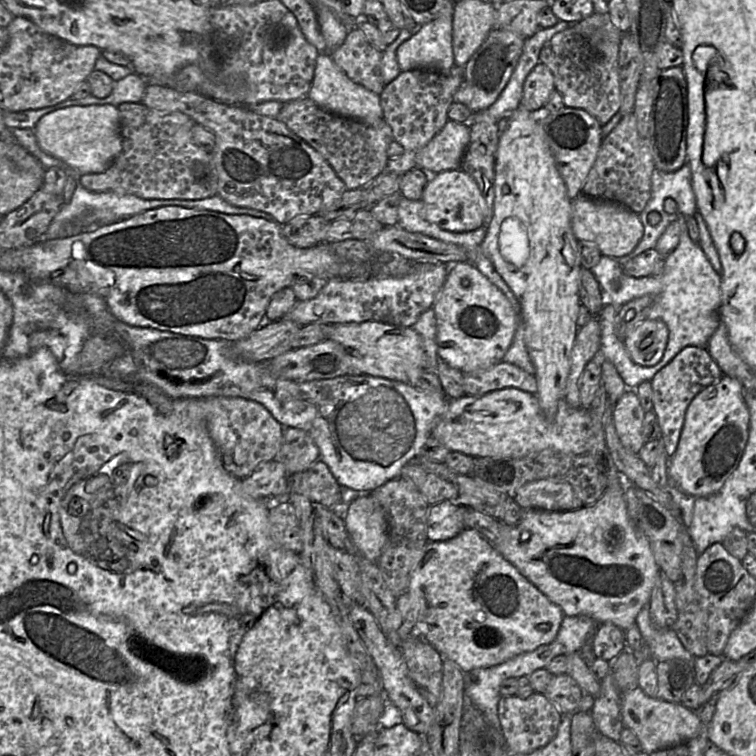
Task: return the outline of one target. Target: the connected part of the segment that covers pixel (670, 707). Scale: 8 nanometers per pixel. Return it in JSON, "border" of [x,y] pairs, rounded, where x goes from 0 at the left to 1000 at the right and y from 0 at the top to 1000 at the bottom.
{"border":[[[845,909],[823,918],[820,939],[825,960],[843,972],[854,996],[907,983],[919,976],[926,966],[927,954],[922,942],[905,935],[901,930],[862,923]]]}

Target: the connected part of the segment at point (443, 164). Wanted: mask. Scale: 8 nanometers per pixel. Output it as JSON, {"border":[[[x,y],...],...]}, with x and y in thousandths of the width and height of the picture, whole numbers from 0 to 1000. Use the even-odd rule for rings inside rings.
{"border":[[[593,159],[567,189],[552,201],[552,221],[570,233],[586,226],[608,224],[620,190],[620,164]]]}

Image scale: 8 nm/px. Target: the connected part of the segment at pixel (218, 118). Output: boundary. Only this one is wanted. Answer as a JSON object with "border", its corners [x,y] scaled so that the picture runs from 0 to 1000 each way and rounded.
{"border":[[[194,111],[187,136],[205,147],[242,149],[282,175],[284,193],[279,205],[288,235],[286,258],[308,272],[351,280],[376,298],[393,287],[423,283],[460,251],[427,206],[365,156],[344,152],[325,140],[299,139],[257,122],[237,122],[208,111]]]}

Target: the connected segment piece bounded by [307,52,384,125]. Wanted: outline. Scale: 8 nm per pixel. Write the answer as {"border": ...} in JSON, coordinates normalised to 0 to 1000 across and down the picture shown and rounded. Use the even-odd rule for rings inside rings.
{"border":[[[423,70],[417,89],[414,107],[406,127],[426,143],[446,152],[471,157],[484,164],[500,164],[508,157],[503,126],[467,108],[442,82],[438,71]]]}

